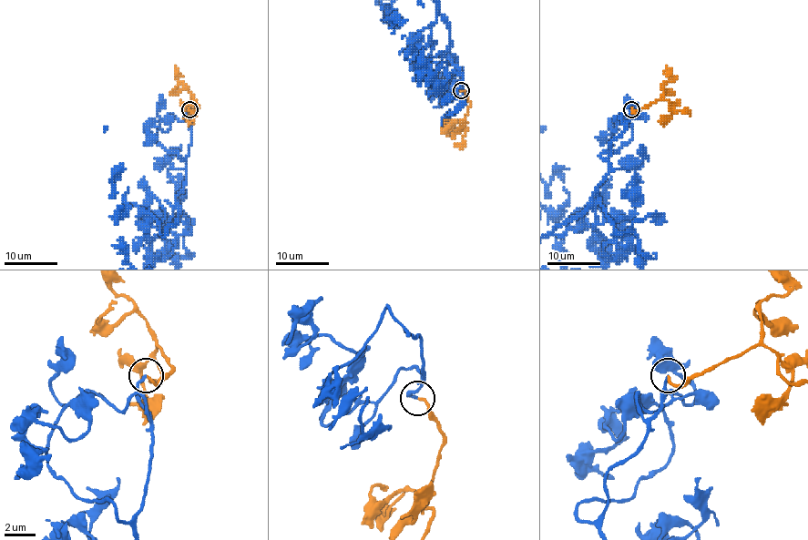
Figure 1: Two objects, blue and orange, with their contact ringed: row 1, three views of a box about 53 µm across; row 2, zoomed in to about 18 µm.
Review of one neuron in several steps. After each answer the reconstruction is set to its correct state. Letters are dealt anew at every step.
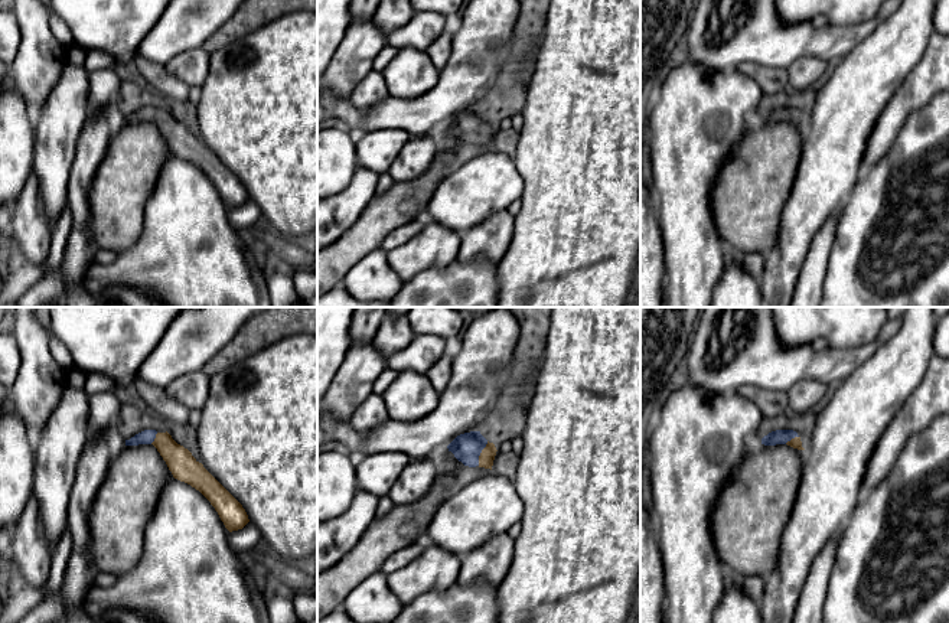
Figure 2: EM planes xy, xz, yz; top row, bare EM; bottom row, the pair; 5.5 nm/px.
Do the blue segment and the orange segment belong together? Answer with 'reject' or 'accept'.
accept

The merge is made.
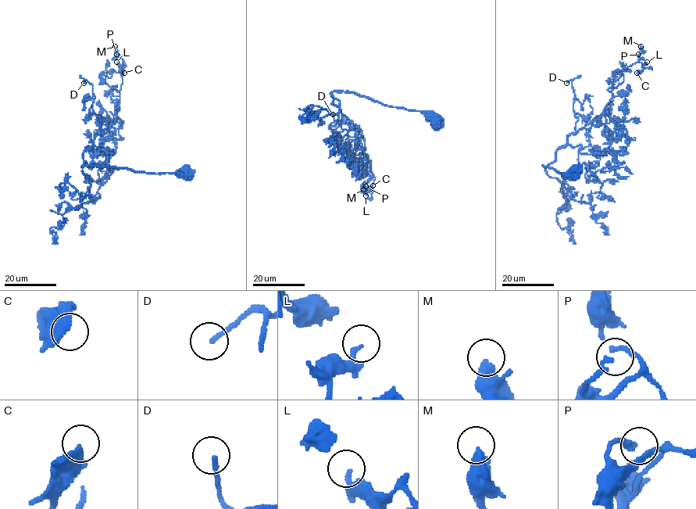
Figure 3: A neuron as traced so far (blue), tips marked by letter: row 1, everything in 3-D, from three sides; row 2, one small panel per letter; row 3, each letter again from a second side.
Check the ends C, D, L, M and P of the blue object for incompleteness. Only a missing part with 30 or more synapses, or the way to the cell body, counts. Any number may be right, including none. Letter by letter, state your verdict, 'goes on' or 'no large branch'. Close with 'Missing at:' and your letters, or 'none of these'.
C: no large branch
D: goes on
L: no large branch
M: no large branch
P: no large branch
Missing at: D

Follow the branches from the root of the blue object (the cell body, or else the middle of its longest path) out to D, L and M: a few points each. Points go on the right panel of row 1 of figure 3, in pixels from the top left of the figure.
D: (574, 177), (544, 166), (555, 159), (555, 152), (575, 132), (575, 96), (572, 80), (566, 83)
L: (574, 177), (544, 166), (555, 159), (555, 152), (569, 135), (600, 116), (622, 68), (647, 62)
M: (574, 177), (544, 166), (555, 159), (555, 152), (569, 135), (600, 116), (622, 68), (639, 60), (640, 46)

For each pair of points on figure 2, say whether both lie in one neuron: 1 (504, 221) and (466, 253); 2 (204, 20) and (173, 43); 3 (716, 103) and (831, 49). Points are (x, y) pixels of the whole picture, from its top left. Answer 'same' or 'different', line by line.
1: same
2: same
3: different

